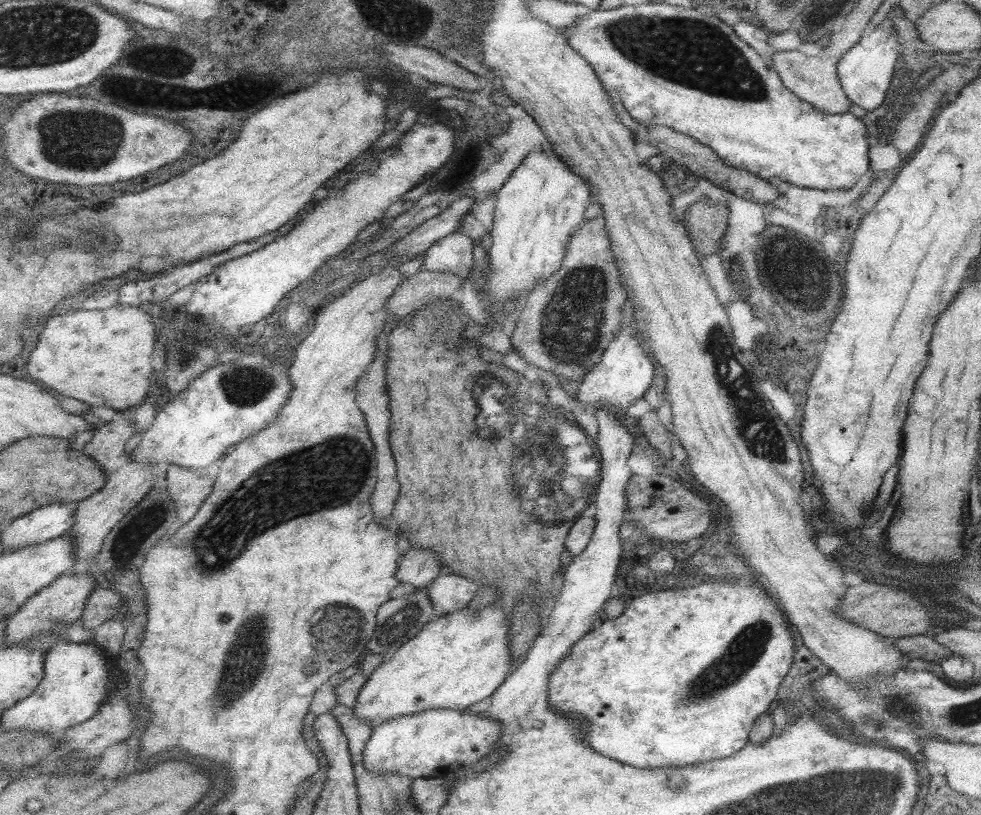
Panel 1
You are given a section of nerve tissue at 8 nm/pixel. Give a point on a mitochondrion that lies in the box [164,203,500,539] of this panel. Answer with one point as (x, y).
(244, 385)

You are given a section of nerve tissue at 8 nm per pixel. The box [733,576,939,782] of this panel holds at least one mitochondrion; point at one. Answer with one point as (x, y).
(877, 723)

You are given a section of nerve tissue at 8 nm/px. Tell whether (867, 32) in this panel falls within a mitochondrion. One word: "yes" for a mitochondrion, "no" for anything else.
no

